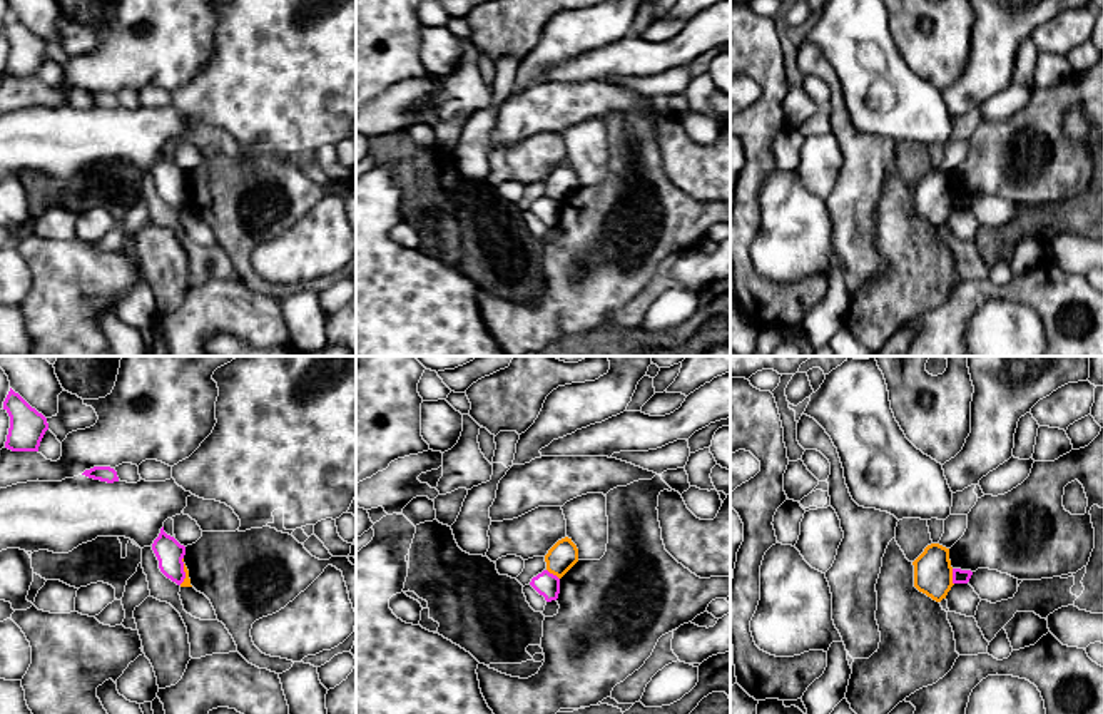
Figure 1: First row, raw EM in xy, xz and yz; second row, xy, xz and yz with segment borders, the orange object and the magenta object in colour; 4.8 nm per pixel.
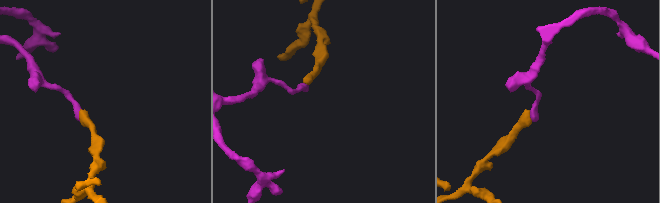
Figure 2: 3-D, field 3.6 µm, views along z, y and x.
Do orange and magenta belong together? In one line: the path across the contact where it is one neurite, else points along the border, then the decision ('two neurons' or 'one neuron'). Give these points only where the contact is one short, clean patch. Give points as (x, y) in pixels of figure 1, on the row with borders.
border yz (951, 569), (953, 584); two neurons

